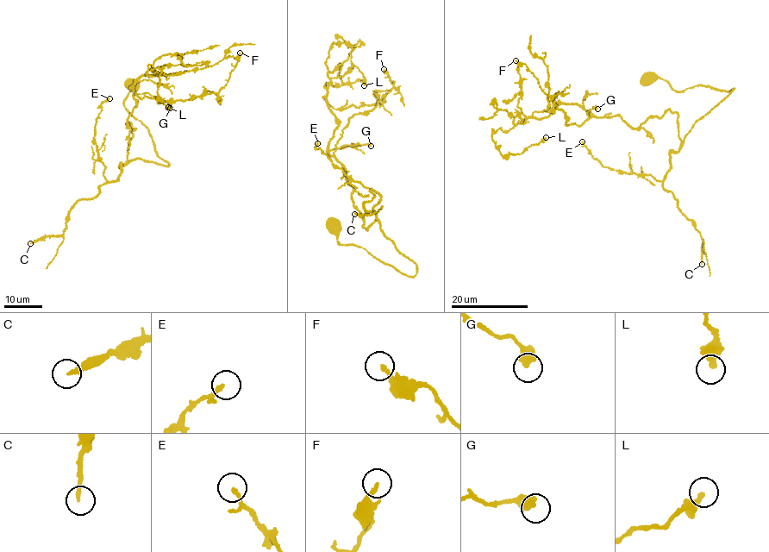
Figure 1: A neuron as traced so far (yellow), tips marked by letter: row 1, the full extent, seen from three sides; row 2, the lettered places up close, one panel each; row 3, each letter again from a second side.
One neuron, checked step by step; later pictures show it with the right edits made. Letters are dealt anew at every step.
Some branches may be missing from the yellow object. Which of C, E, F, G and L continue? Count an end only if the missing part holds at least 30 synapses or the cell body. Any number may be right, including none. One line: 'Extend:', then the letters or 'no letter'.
Extend: C, E

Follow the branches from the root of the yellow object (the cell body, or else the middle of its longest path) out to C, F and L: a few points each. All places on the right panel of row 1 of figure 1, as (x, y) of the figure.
C: (648, 79), (665, 80), (679, 91), (699, 84), (734, 89), (670, 153), (662, 181), (702, 235), (702, 264)
F: (648, 79), (679, 91), (734, 89), (682, 141), (669, 109), (636, 128), (615, 115), (565, 124), (515, 60)
L: (648, 79), (734, 89), (683, 140), (669, 109), (636, 128), (561, 103), (492, 134), (503, 156), (546, 137)

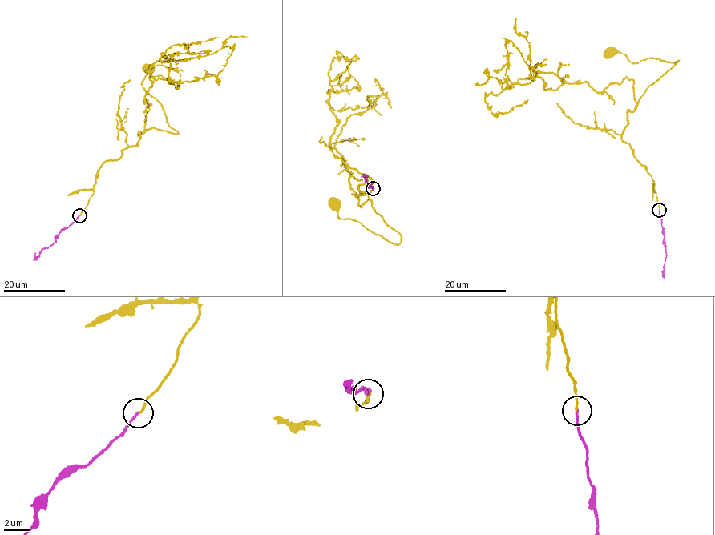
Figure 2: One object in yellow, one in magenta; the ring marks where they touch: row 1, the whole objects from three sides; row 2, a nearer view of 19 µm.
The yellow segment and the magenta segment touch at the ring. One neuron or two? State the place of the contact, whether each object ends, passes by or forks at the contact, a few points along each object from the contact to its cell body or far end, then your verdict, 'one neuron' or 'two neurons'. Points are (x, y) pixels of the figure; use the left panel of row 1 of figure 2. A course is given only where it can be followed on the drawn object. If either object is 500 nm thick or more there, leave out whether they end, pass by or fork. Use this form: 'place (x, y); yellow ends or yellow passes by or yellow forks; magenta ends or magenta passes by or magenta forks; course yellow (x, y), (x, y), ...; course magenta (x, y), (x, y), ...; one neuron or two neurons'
place (79, 215); yellow ends; magenta ends; course yellow (79, 215), (103, 163), (137, 144), (139, 133), (152, 128), (178, 132), (143, 87), (149, 70); course magenta (78, 215), (60, 231), (55, 242), (42, 250), (37, 257), (34, 253); one neuron

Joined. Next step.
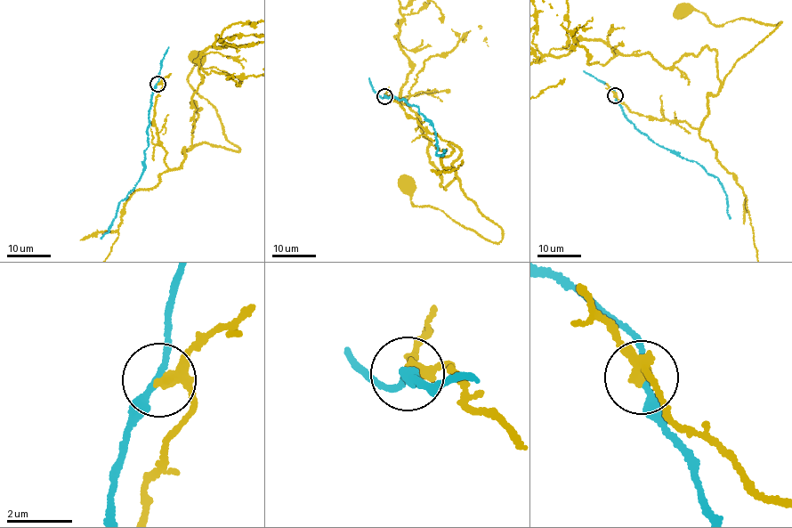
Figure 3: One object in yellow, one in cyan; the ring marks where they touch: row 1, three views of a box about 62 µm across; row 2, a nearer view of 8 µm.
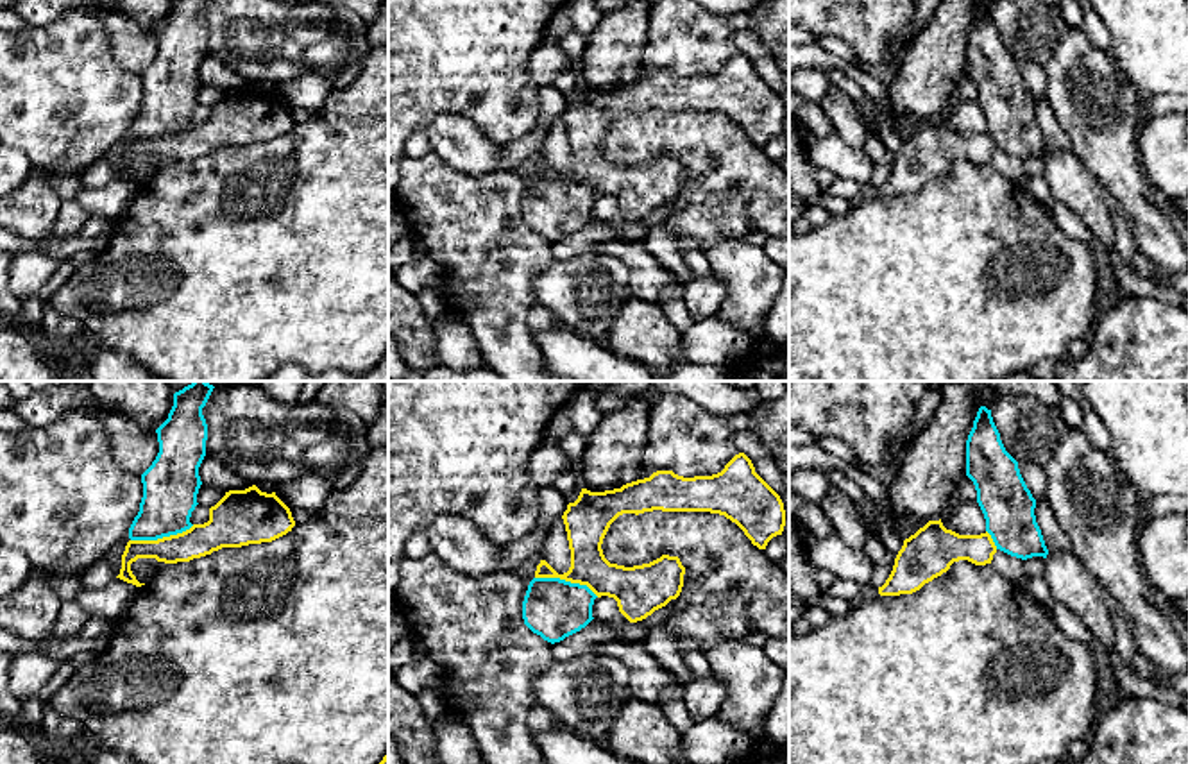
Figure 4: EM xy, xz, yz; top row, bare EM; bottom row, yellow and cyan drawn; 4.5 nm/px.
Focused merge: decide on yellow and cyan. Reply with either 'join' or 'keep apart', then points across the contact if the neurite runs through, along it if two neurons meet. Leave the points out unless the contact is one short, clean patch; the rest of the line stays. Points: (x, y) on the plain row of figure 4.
keep apart; border along xy (194, 124), (156, 138), (131, 140)

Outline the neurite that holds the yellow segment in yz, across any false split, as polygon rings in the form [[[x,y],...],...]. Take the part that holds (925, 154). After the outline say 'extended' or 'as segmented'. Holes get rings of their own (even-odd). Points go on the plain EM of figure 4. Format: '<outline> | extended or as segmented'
[[[929,120],[904,140],[895,157],[893,170],[878,186],[880,195],[900,195],[920,190],[941,175],[954,161],[968,159],[975,165],[991,163],[997,145],[991,134],[959,134],[939,120]]] | as segmented

